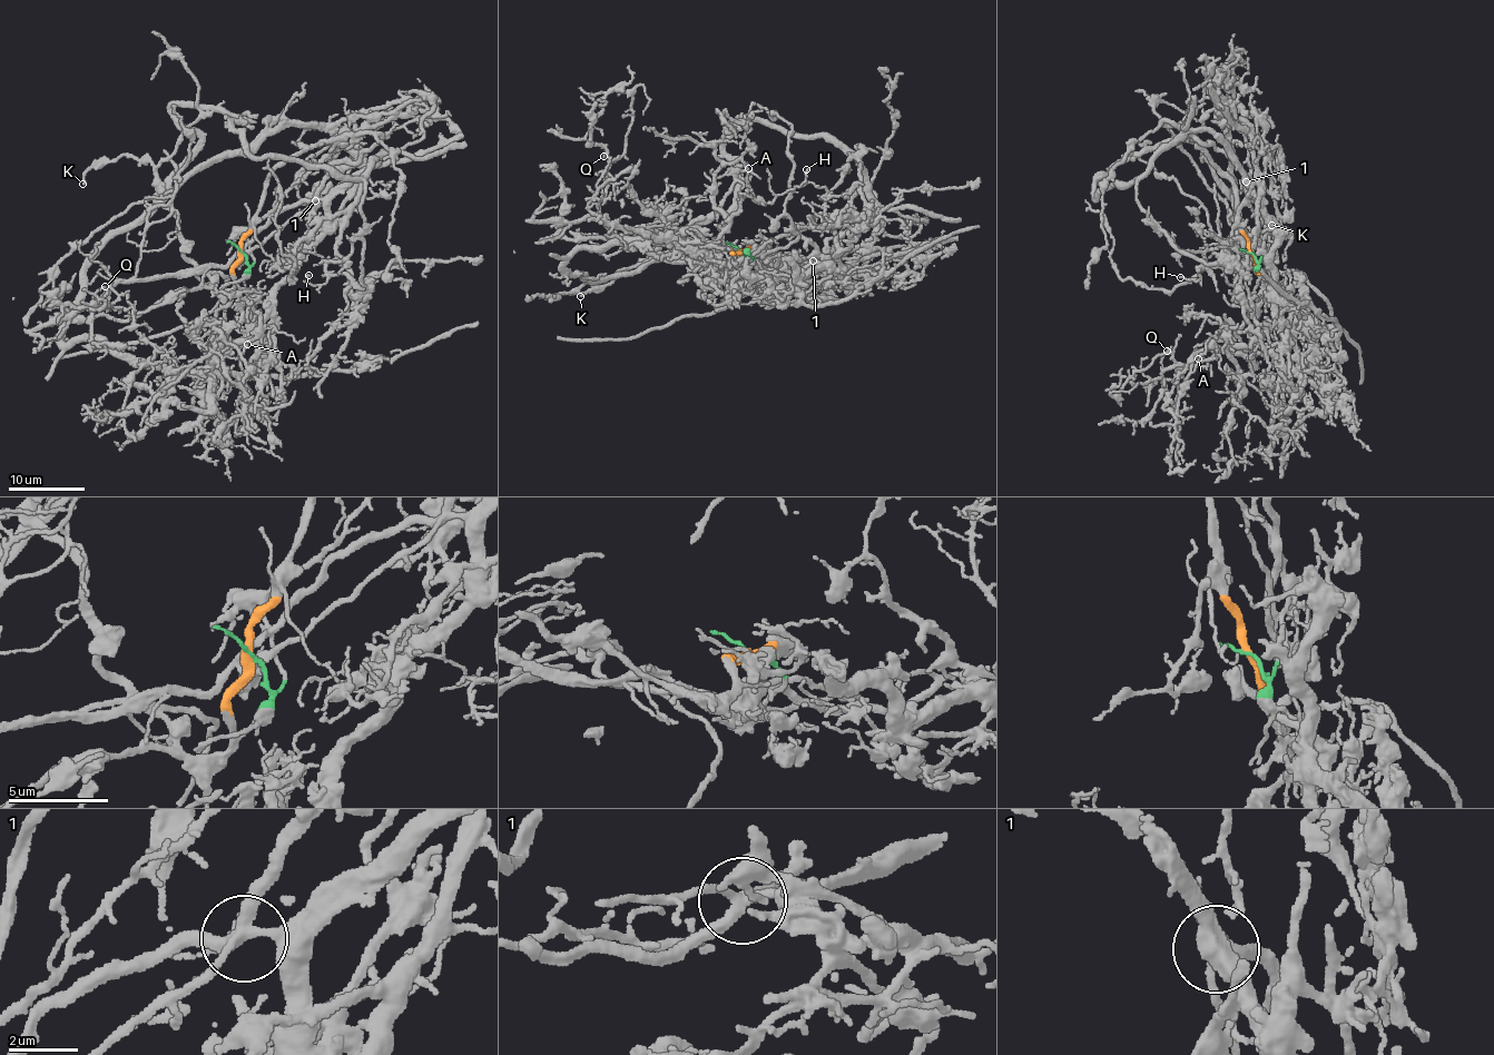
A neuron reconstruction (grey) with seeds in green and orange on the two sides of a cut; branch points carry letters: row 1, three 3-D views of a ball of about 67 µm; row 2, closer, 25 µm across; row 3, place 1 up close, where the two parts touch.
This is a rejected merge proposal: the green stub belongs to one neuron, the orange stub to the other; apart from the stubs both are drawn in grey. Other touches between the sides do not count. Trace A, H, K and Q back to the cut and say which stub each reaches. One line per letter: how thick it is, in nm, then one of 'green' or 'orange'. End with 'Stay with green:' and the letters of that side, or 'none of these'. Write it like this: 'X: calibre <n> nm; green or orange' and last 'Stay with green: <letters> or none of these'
A: calibre 140 nm; green
H: calibre 120 nm; green
K: calibre 160 nm; orange
Q: calibre 110 nm; orange
Stay with green: A, H

